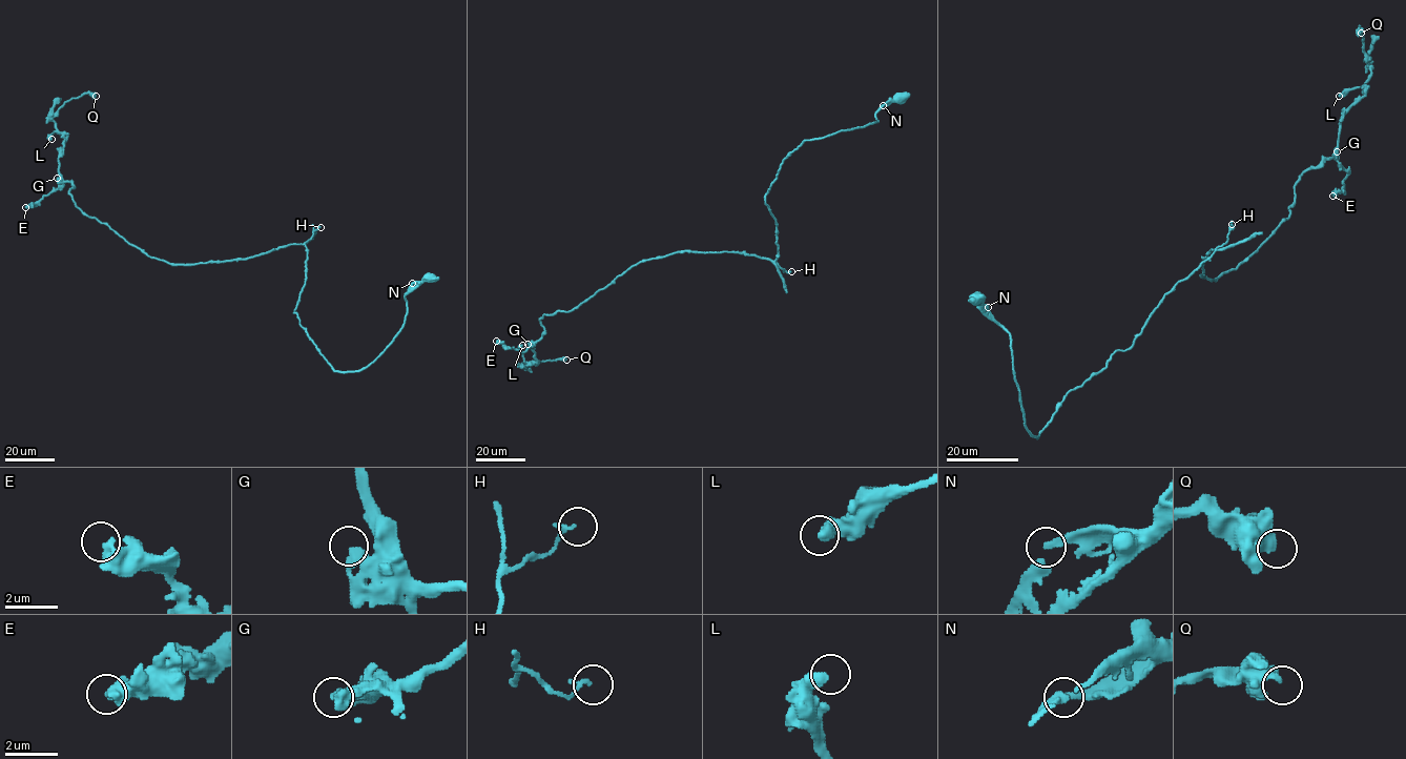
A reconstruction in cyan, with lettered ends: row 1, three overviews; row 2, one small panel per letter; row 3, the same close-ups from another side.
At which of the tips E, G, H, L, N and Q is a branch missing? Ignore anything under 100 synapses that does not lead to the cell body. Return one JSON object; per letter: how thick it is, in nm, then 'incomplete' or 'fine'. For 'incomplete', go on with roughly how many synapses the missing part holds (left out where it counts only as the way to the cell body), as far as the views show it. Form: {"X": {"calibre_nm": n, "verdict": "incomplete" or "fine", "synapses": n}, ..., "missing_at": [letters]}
{"E": {"calibre_nm": 500, "verdict": "fine"}, "G": {"calibre_nm": 320, "verdict": "fine"}, "H": {"calibre_nm": 140, "verdict": "fine"}, "L": {"calibre_nm": 380, "verdict": "fine"}, "N": {"calibre_nm": 240, "verdict": "fine"}, "Q": {"calibre_nm": 320, "verdict": "fine"}, "missing_at": []}

